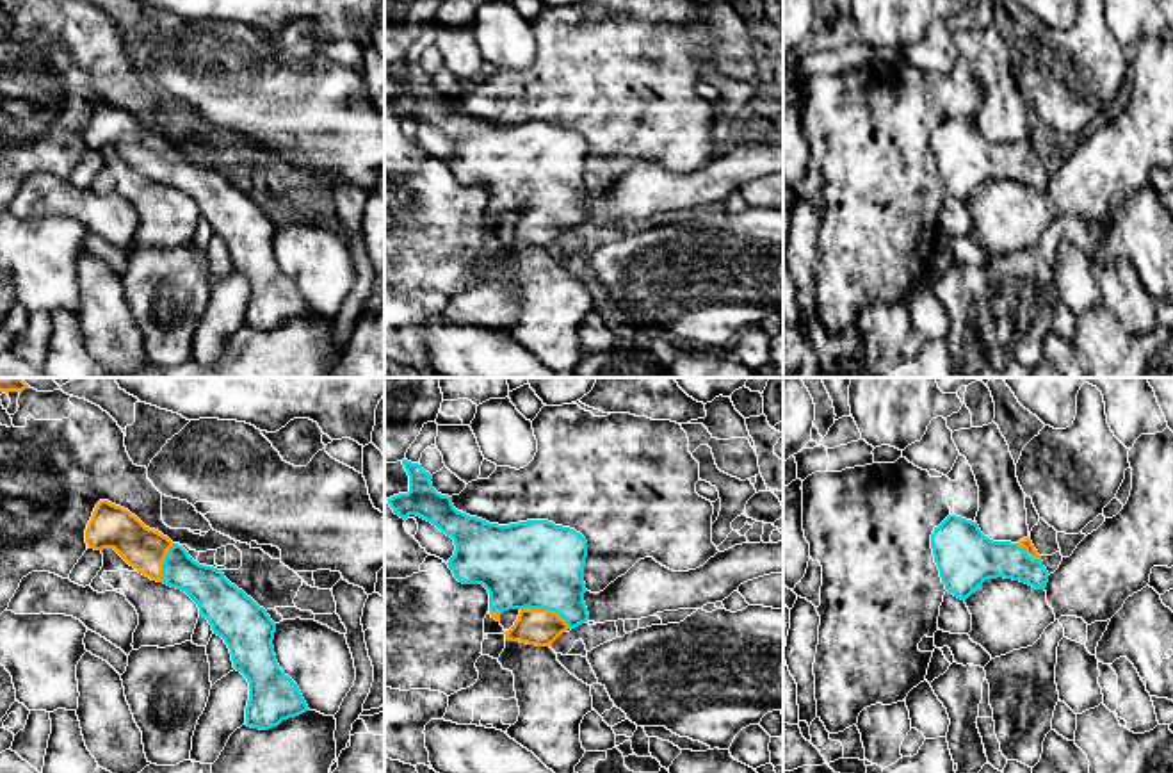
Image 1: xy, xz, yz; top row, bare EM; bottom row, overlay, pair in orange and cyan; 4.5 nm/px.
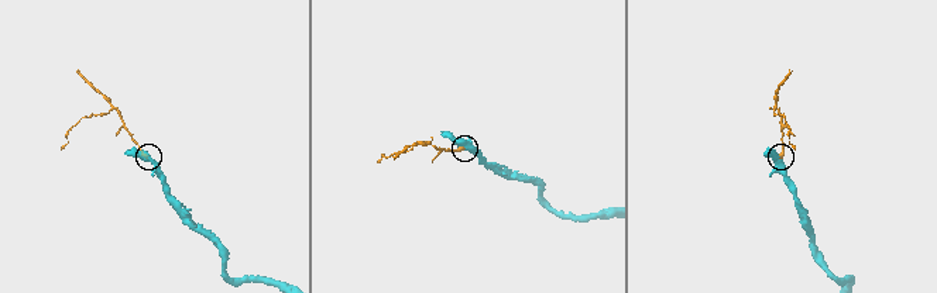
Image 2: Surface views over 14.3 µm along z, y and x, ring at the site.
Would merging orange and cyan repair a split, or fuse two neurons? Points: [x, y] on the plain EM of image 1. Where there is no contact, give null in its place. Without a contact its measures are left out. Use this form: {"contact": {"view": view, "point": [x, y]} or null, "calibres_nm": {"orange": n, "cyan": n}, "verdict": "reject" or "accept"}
{"contact": {"view": "xz", "point": [545, 211]}, "calibres_nm": {"orange": 170, "cyan": 400}, "verdict": "accept"}

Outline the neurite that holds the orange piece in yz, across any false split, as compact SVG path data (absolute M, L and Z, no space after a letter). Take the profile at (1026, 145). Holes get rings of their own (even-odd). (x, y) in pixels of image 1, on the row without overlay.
M949 116L931 135L934 164L945 191L967 201L988 180L1013 180L1045 191L1048 173L1031 139L993 142L977 123Z

